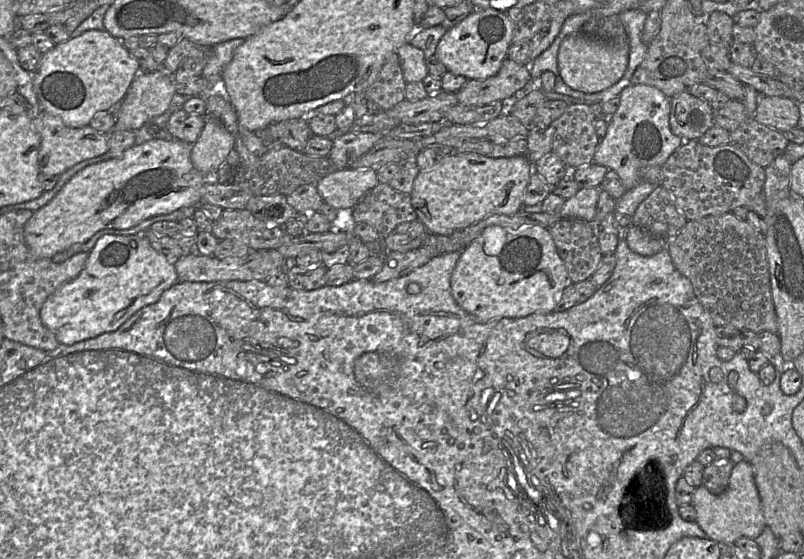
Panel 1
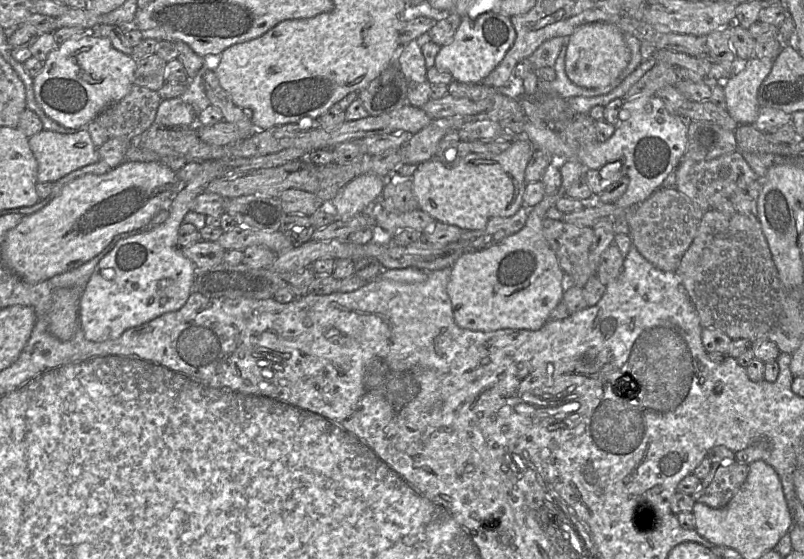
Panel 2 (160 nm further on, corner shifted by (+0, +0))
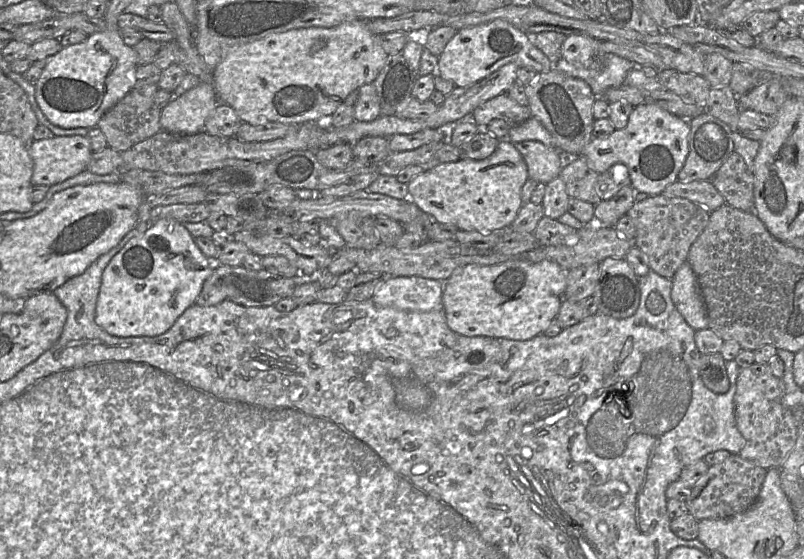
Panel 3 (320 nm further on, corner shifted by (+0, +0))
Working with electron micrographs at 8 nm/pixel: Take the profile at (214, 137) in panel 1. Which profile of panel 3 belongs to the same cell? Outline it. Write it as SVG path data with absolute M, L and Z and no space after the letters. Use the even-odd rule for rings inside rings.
M171 219L157 220L142 235L128 241L104 269L96 304L96 323L116 337L160 335L169 330L189 307L196 304L203 283L215 265L204 256L183 224Z

